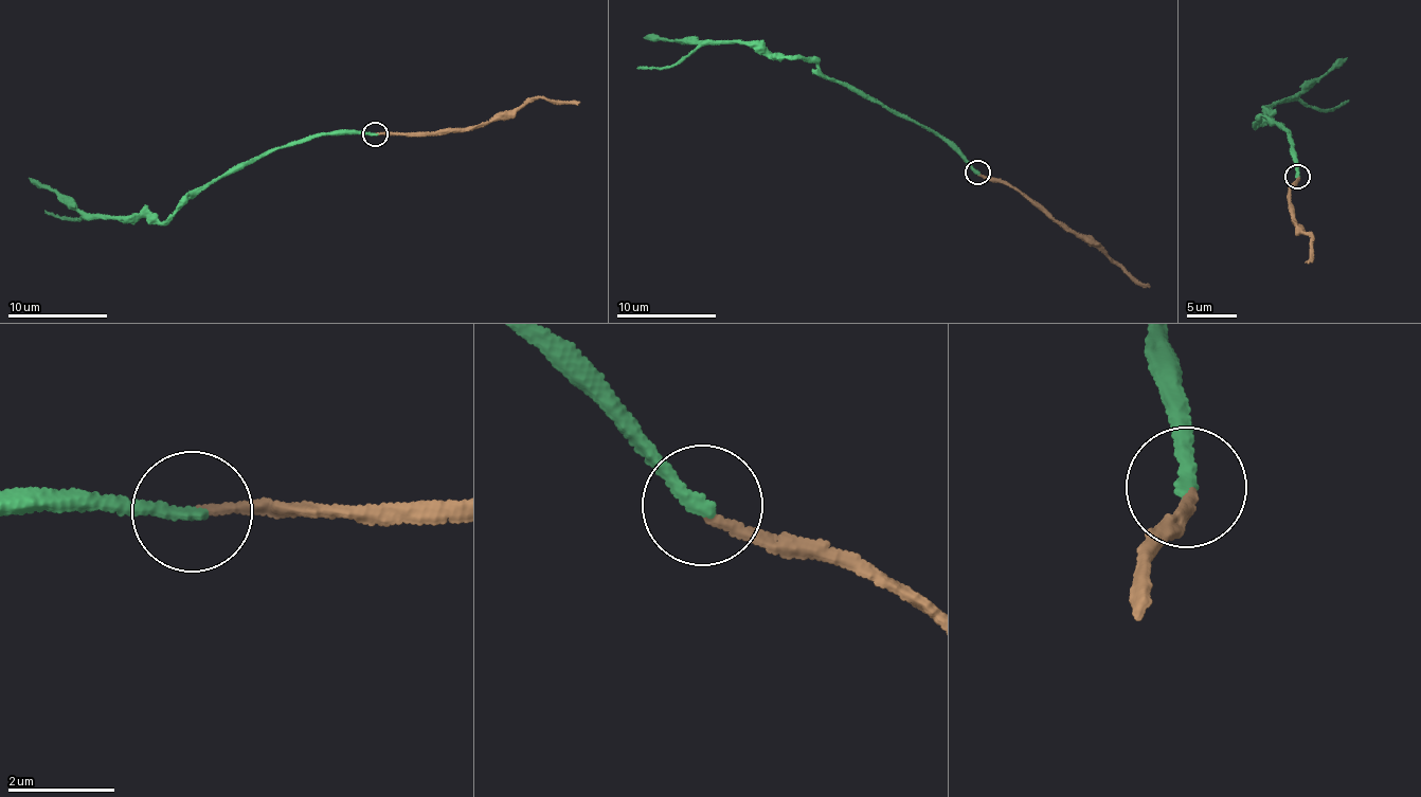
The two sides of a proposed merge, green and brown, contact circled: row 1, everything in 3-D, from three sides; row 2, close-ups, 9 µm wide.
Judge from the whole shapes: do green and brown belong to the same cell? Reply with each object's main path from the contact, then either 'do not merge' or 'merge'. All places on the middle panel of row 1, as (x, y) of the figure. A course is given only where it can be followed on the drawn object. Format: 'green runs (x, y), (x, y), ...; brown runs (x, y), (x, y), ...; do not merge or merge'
green runs (978, 173), (935, 133), (825, 76), (819, 61), (761, 53), (753, 46), (671, 40), (653, 35), (643, 37); brown runs (978, 173), (1019, 191), (1143, 284), (1150, 284); merge

